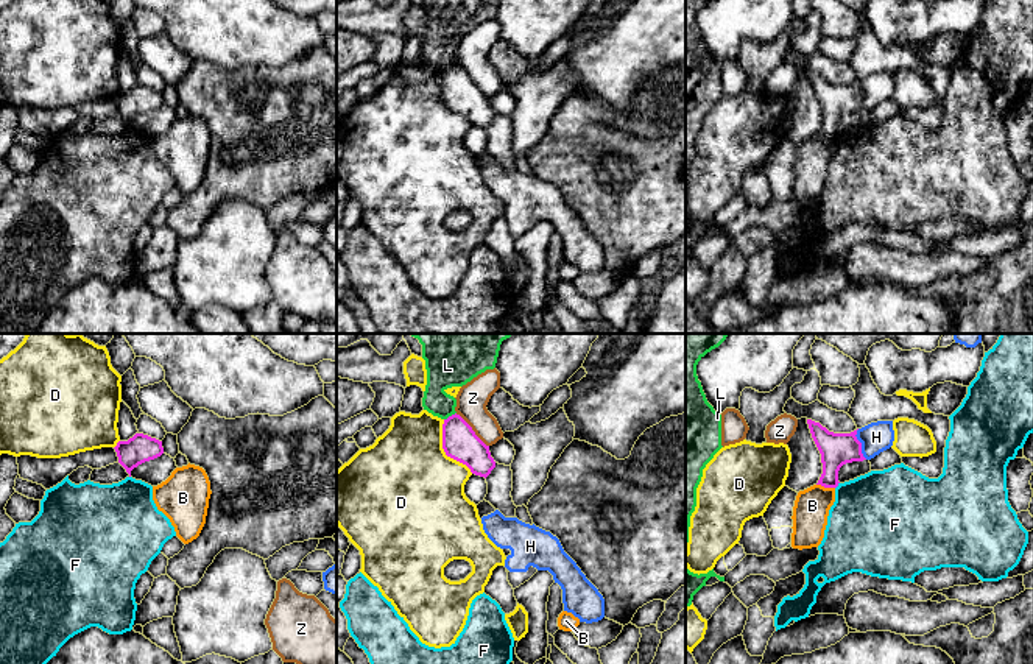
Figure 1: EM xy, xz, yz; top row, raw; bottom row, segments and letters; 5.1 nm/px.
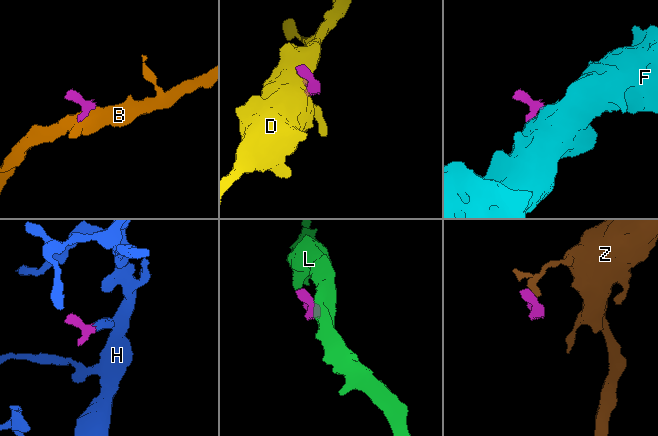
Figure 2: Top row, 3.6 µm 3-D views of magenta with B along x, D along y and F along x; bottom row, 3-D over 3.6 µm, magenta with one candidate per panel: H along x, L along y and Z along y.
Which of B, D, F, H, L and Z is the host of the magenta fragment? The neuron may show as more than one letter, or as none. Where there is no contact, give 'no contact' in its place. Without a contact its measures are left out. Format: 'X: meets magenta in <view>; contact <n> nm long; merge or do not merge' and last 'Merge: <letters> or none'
B: meets magenta in yz; contact 100 nm long; do not merge
D: meets magenta in xz; contact 320 nm long; do not merge
F: meets magenta in yz; contact 40 nm long; do not merge
H: meets magenta in yz; contact 170 nm long; merge
L: meets magenta in xz; contact 80 nm long; do not merge
Z: meets magenta in xz; contact 240 nm long; do not merge
Merge: H

